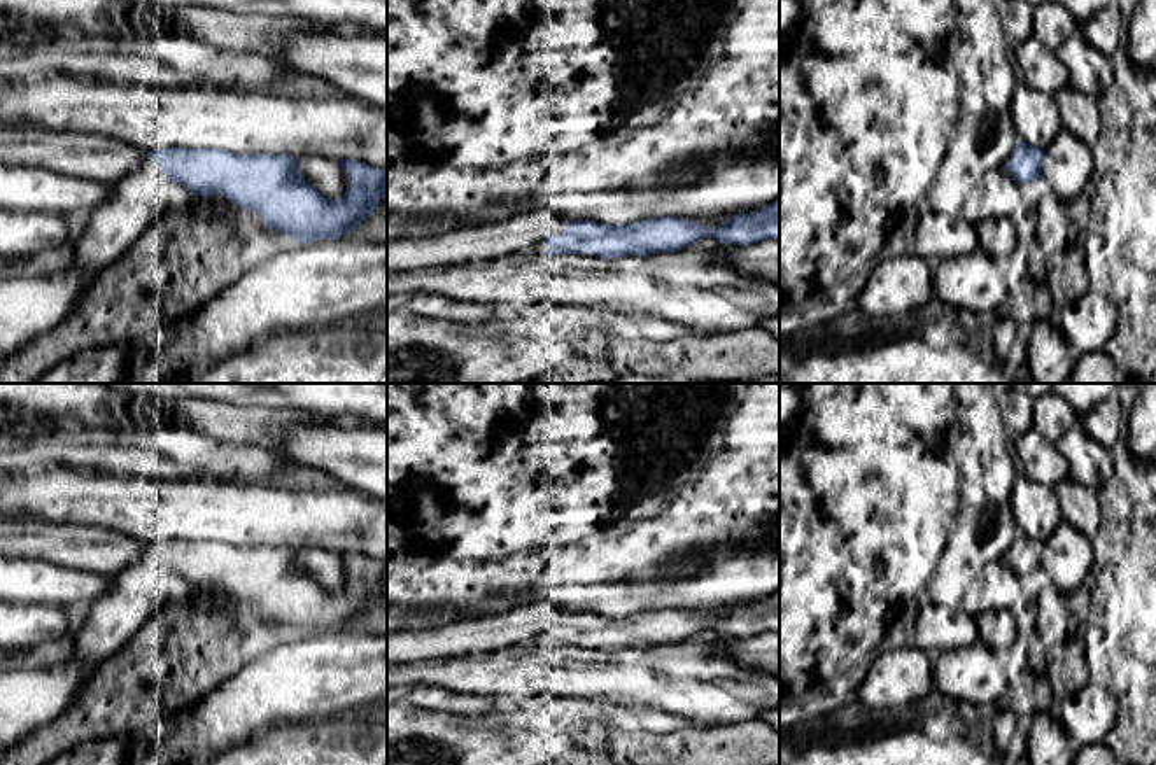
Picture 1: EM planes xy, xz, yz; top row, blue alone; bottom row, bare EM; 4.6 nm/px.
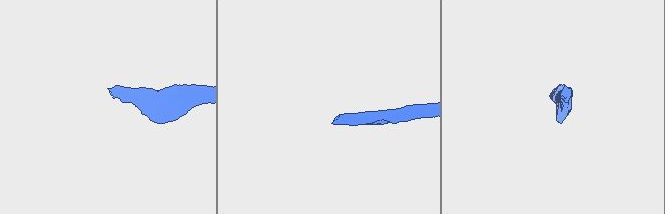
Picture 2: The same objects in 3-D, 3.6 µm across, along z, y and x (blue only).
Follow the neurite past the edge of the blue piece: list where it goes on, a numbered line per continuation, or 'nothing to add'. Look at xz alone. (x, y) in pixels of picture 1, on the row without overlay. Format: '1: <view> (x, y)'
1: xz (524, 625)

